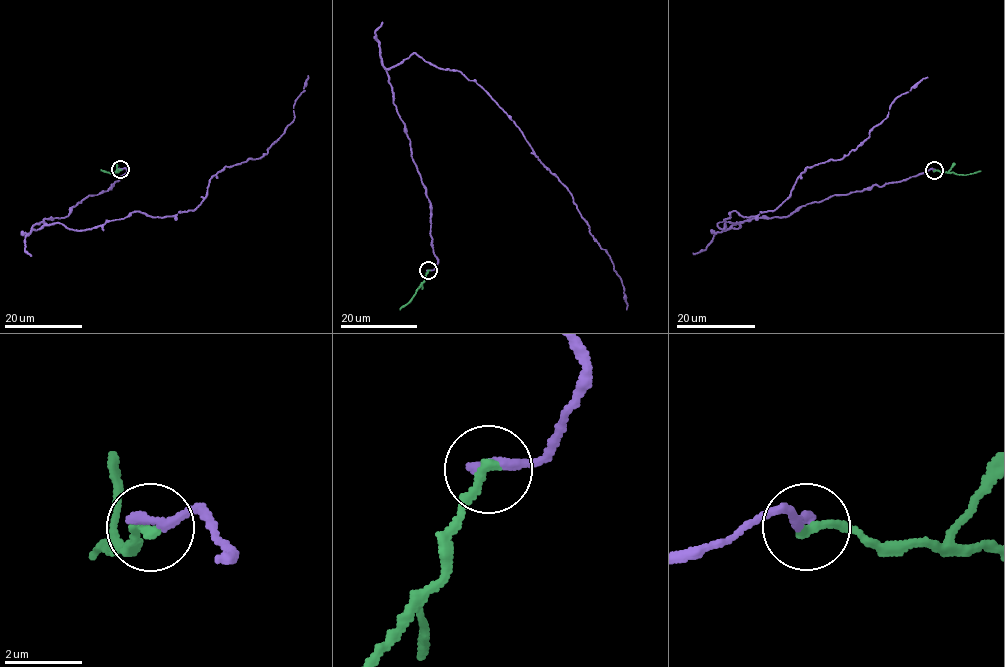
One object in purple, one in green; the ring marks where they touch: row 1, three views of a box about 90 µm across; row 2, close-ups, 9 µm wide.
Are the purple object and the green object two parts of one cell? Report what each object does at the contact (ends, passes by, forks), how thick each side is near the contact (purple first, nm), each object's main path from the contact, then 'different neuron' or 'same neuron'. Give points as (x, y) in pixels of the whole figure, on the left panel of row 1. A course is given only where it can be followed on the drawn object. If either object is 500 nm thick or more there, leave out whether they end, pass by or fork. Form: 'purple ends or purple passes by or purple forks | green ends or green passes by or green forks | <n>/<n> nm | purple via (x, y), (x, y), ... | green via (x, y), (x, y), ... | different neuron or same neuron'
purple ends | green ends | 300/260 nm | purple via (120, 169), (108, 190), (32, 228), (194, 210), (225, 166), (267, 153), (308, 76) | green via (120, 170), (114, 173), (101, 169) | same neuron

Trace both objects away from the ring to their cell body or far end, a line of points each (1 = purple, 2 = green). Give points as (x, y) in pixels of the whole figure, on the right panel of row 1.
1: (934, 169), (717, 225), (781, 205), (807, 167), (856, 149), (927, 77)
2: (934, 170), (962, 174), (980, 170)

